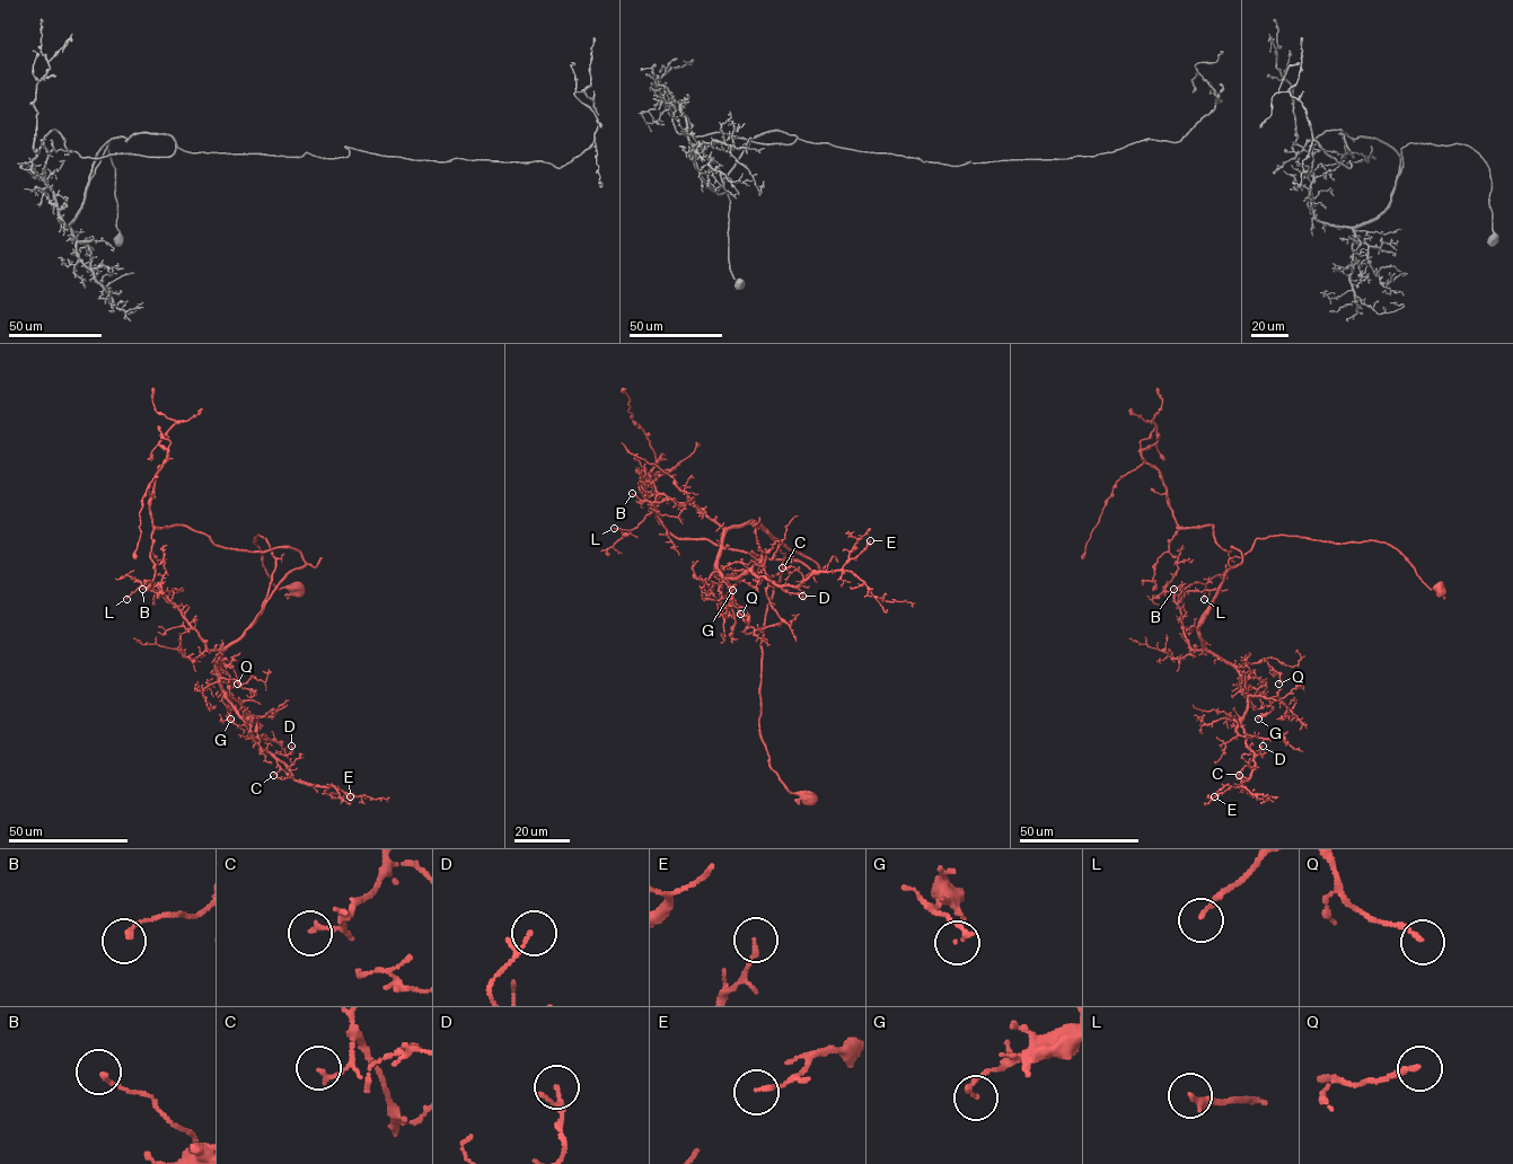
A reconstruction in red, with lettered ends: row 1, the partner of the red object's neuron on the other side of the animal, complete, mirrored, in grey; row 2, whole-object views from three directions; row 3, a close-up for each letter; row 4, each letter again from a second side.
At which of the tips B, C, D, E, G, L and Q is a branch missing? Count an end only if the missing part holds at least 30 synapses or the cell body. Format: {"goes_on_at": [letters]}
{"goes_on_at": []}

